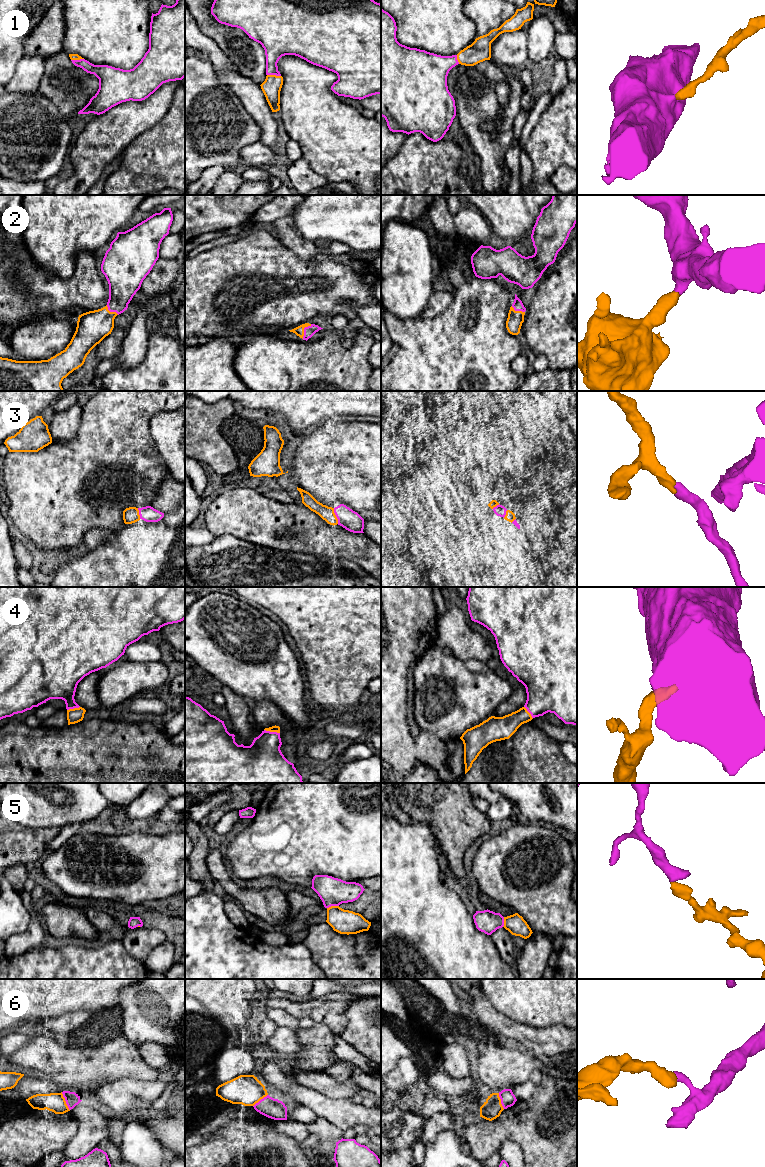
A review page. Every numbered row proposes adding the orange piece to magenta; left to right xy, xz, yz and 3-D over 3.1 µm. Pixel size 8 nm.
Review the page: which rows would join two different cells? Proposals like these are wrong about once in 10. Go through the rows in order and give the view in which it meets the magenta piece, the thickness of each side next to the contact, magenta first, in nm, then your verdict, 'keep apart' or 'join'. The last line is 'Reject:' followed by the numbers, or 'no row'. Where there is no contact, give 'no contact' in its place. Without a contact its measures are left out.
1: xz | 220/160 nm | join
2: xz | 90/80 nm | join
3: xz | 160/110 nm | join
4: xz | 320/50 nm | join
5: xz | 220/190 nm | join
6: xy | 120/160 nm | keep apart
Reject: 6

